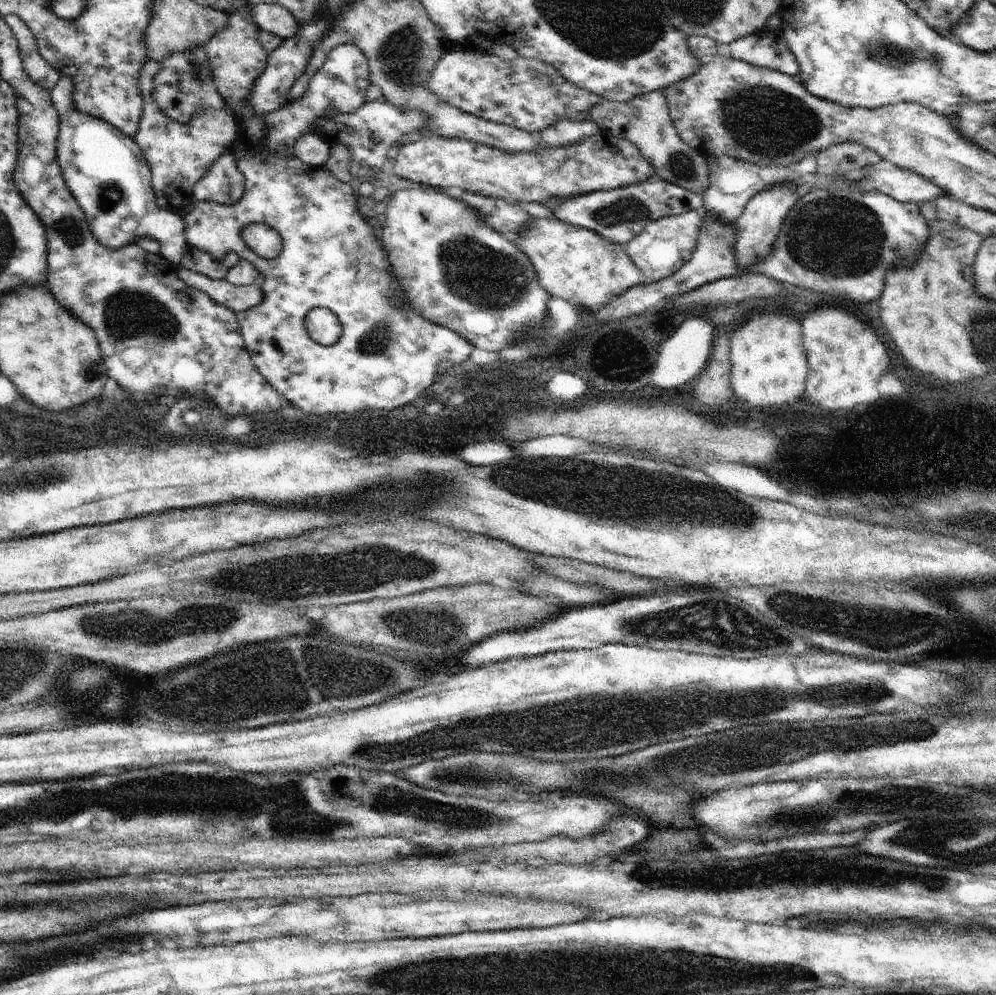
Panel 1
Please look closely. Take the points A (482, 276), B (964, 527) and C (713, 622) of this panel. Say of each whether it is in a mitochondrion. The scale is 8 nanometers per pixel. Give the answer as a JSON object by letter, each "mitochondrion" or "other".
{"A":"mitochondrion","B":"mitochondrion","C":"mitochondrion"}

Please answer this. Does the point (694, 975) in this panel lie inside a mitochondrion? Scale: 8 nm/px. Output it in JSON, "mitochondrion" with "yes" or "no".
{"mitochondrion":"yes"}

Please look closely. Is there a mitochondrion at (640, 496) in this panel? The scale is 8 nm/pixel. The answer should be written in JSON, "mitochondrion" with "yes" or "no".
{"mitochondrion":"yes"}

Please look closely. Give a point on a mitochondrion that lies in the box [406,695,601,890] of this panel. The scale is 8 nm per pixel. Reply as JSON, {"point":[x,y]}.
{"point":[461,772]}

